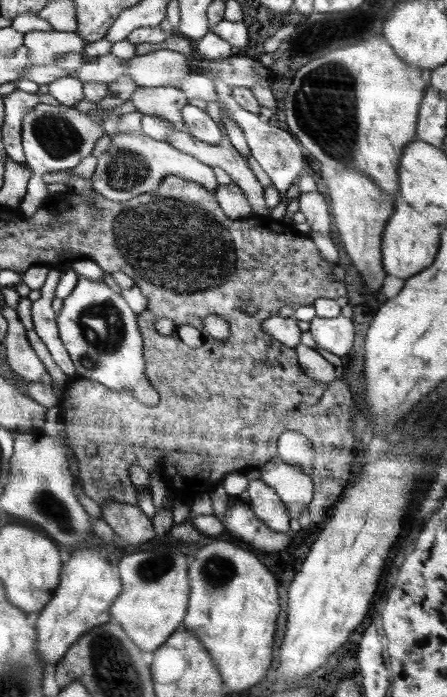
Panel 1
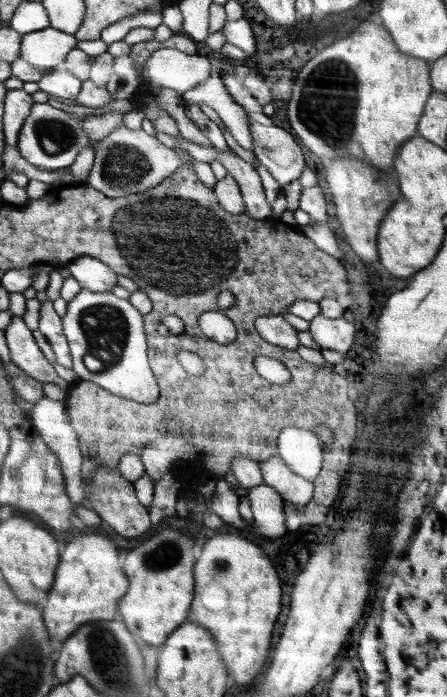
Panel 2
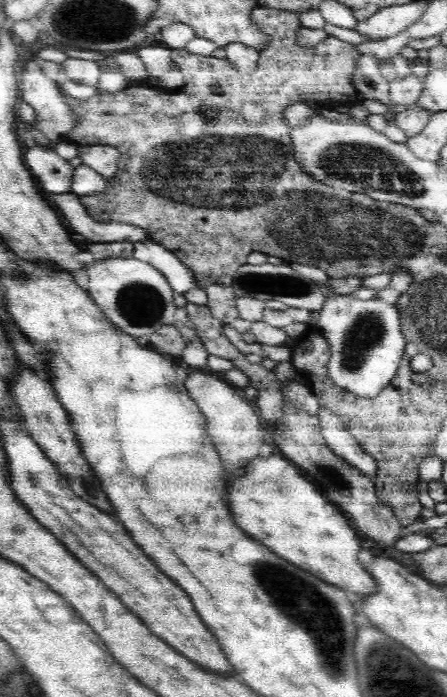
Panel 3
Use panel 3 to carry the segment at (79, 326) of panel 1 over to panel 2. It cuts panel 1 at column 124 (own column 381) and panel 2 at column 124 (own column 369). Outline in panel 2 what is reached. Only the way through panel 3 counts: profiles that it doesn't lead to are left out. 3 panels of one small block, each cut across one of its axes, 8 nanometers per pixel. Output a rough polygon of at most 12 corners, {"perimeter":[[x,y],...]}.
{"perimeter":[[82,288],[61,314],[79,380],[158,400],[142,316]]}

